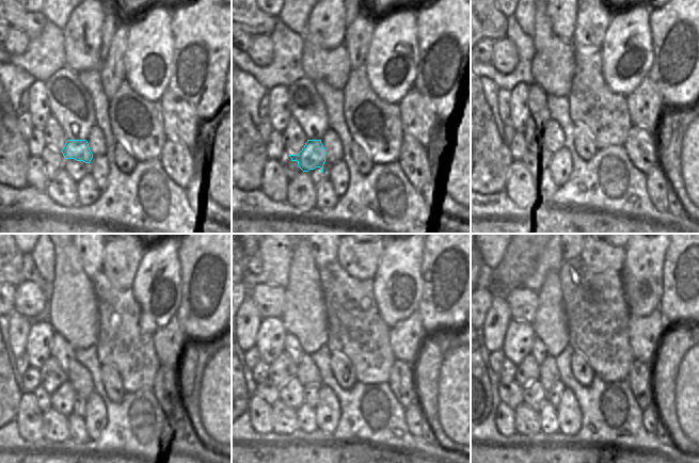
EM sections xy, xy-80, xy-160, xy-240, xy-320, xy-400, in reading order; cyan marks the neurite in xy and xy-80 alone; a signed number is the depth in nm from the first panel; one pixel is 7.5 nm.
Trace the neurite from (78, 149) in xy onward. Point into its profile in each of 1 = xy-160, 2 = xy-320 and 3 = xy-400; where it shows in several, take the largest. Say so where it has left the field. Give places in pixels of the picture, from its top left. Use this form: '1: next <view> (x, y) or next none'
1: next xy-160 (538, 150)
2: next xy-320 (292, 393)
3: next xy-400 (534, 395)

